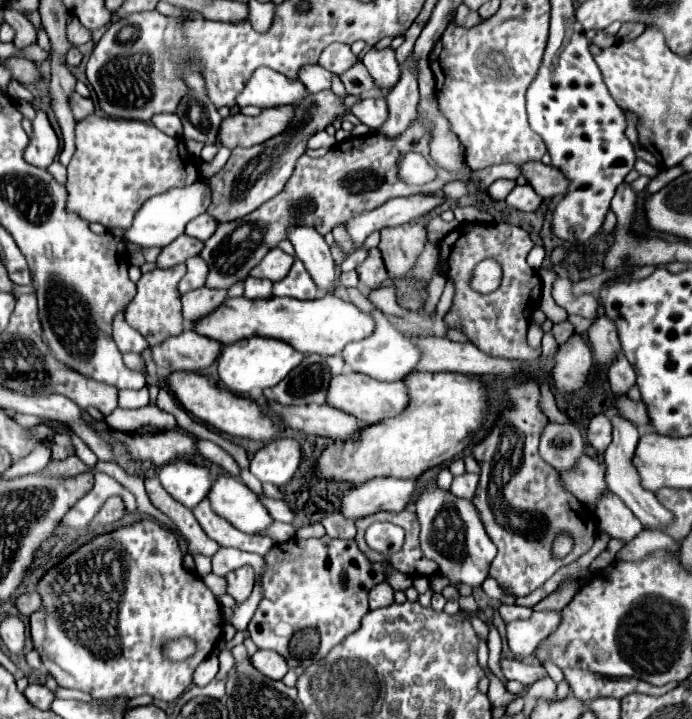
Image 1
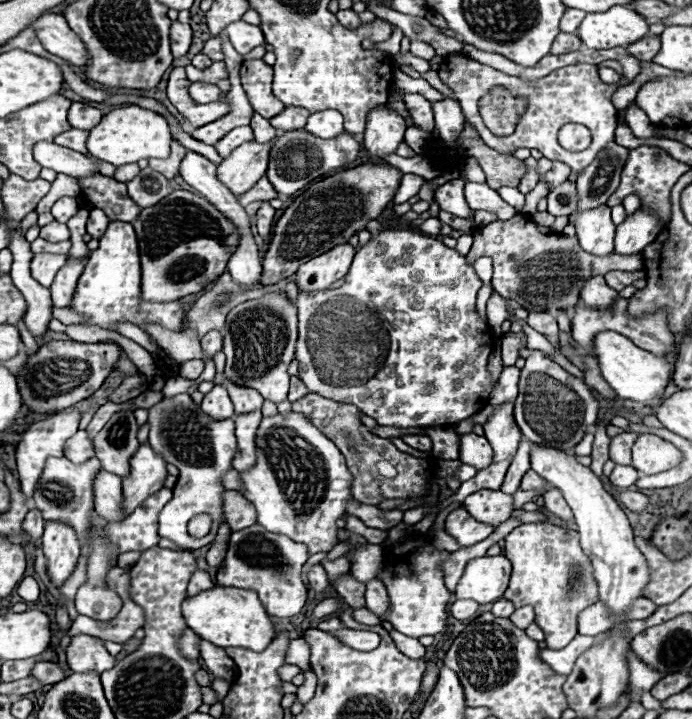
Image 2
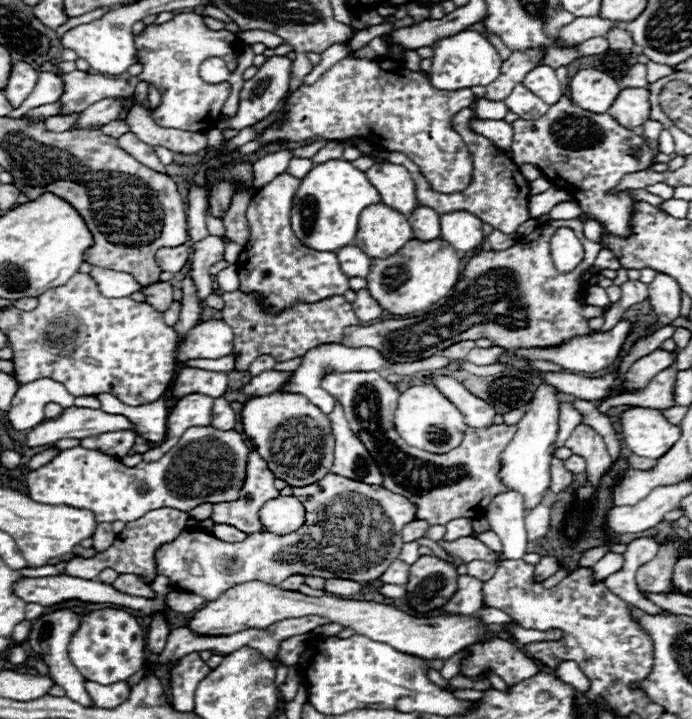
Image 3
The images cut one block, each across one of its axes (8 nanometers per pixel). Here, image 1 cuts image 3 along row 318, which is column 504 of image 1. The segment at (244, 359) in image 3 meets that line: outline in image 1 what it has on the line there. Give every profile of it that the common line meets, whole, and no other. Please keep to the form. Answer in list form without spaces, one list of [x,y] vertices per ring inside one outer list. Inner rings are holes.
[[[462,222],[456,230],[446,234],[438,242],[438,270],[454,282],[454,300],[444,316],[444,322],[450,328],[462,332],[472,344],[476,344],[476,348],[488,352],[490,356],[532,362],[540,358],[540,350],[530,348],[526,342],[532,314],[532,306],[528,308],[528,304],[532,304],[532,300],[538,300],[538,292],[542,292],[542,280],[526,262],[526,256],[534,246],[530,234],[520,226],[504,224],[506,222]],[[486,258],[494,258],[502,266],[502,282],[492,294],[480,294],[470,286],[474,266]]]

